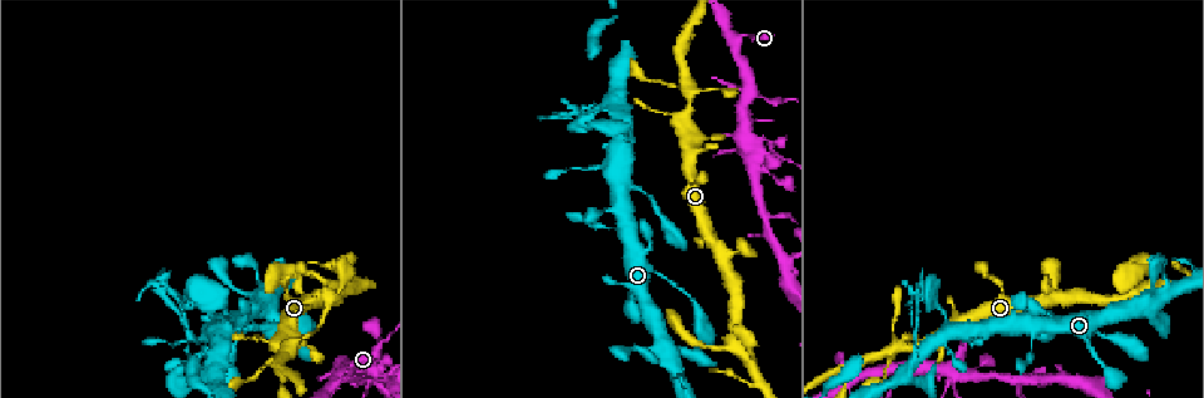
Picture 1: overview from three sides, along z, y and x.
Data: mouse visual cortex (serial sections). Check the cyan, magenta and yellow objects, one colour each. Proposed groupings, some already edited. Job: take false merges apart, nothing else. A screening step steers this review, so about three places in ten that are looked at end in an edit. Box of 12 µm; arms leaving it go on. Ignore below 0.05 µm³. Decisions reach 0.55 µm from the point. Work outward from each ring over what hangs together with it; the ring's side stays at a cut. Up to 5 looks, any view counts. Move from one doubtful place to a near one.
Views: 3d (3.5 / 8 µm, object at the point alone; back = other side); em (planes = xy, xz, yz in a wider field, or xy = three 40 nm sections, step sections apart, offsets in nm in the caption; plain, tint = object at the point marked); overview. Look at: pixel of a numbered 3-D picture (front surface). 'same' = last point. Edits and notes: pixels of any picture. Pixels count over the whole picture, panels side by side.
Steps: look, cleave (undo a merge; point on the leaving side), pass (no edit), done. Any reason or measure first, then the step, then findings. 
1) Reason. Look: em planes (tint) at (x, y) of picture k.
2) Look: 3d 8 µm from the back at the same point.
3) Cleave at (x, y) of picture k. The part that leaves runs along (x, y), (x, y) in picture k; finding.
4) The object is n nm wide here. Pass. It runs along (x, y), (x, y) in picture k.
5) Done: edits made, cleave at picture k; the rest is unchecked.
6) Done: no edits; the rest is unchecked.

Three-way junction. Look: 3d 3.5 µm at (746, 100) of picture 1.

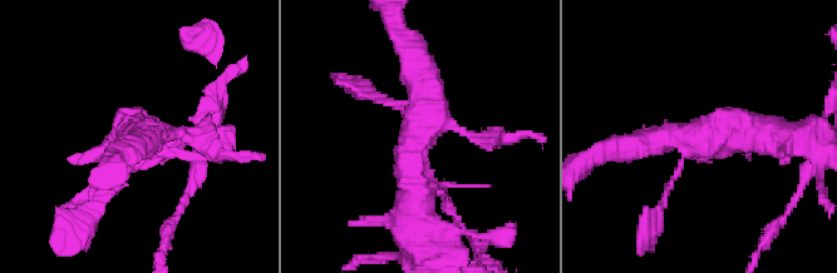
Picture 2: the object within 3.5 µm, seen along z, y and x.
Look: em xy step 5 (tint) at (693, 137) of picture 2.

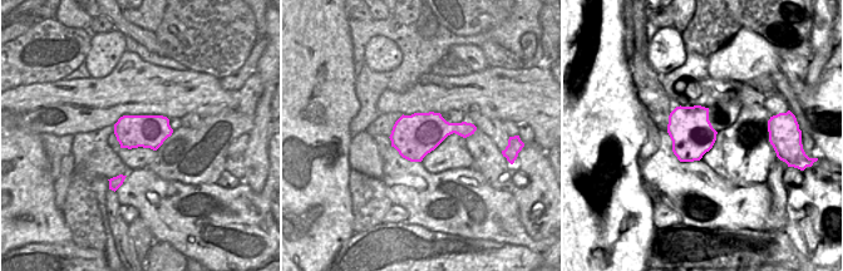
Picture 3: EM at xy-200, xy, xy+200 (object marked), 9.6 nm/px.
Another direction. Look: em xy step 1 (tint) at the same point.

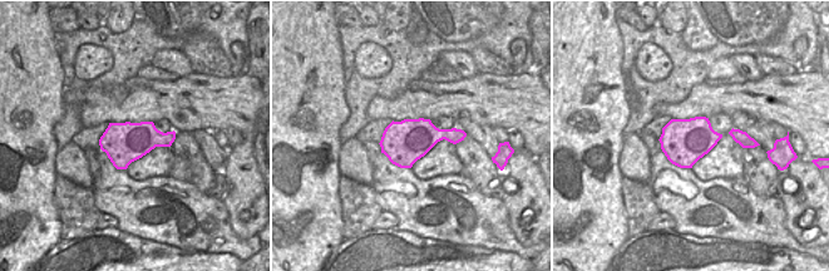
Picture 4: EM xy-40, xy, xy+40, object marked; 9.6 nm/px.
The object is 420 nm wide here. Pass. It runs along (618, 149), (669, 134), (778, 134) in picture 2; continuous, no second cell.

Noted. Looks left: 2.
A narrow waist. Look: 3d 3.5 µm at (1017, 307) of picture 1.

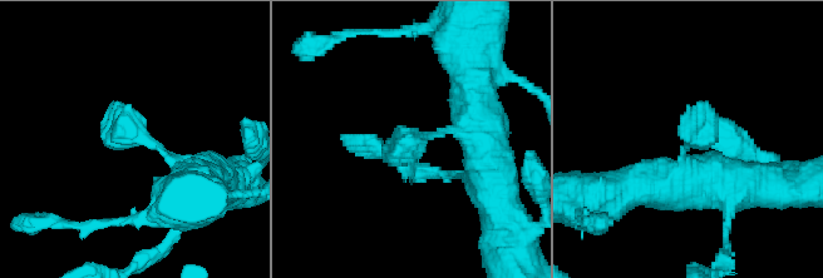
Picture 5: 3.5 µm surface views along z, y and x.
Now the EM. Look: em xy step 5 (tint) at (686, 144) of picture 5.

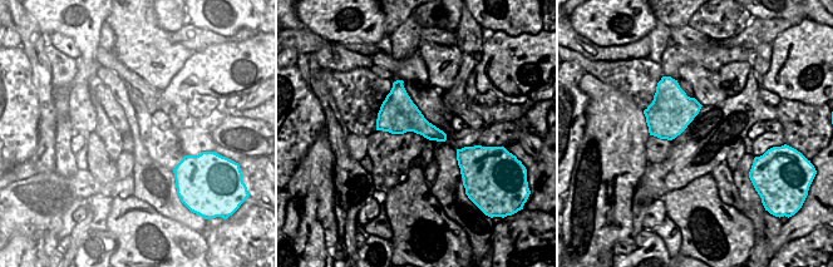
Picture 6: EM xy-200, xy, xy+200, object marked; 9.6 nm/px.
Pass. It runs along (205, 180), (143, 139), (112, 104) in picture 5; all the same cell.

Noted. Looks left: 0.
Done: no edits; the rest is unchecked.

